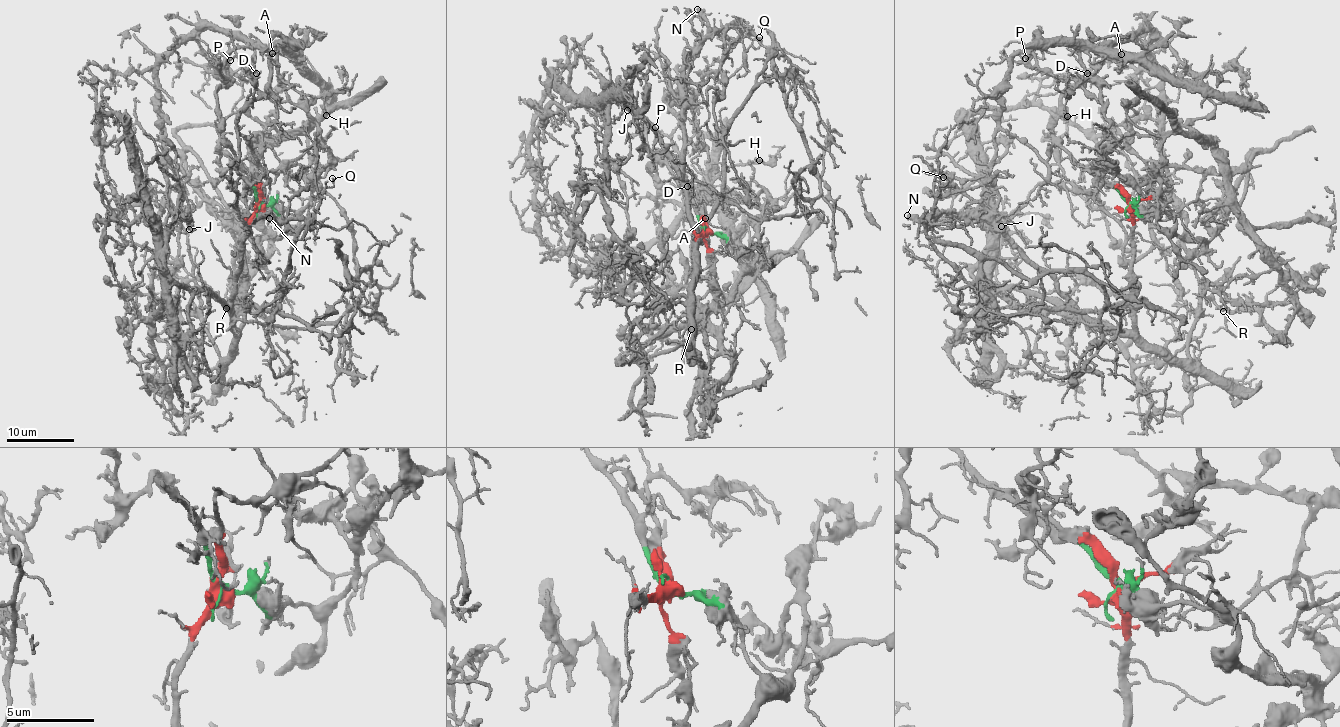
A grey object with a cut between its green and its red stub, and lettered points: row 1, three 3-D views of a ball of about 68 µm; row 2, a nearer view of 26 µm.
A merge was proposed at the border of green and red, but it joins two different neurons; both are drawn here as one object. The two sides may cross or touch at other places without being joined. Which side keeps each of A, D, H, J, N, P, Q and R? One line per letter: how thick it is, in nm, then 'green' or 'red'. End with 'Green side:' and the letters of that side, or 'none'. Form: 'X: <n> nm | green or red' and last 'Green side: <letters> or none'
A: 170 nm | green
D: 110 nm | green
H: 150 nm | green
J: 120 nm | red
N: 500 nm | red
P: 100 nm | green
Q: 120 nm | red
R: 130 nm | red
Green side: A, D, H, P

